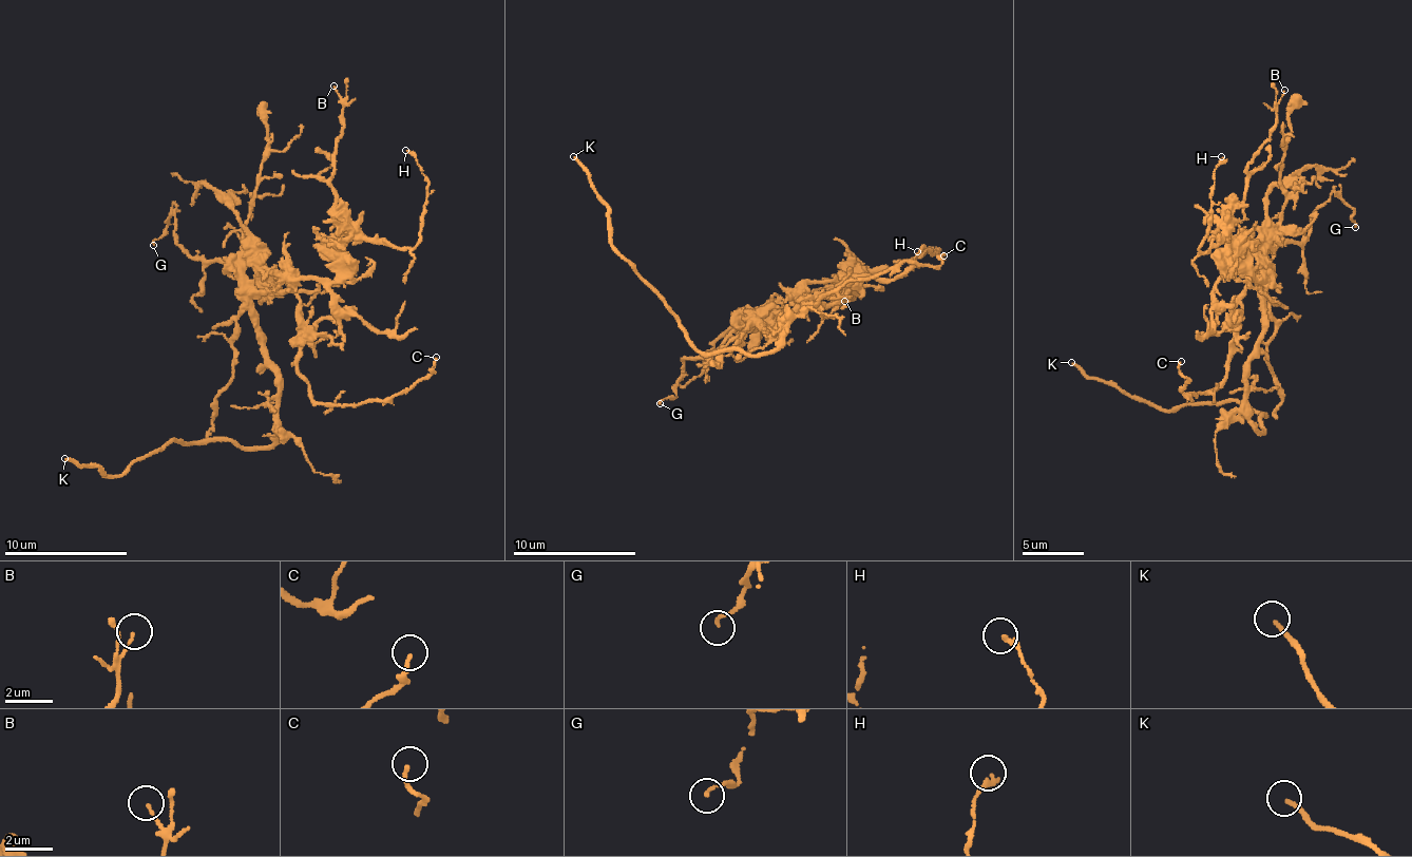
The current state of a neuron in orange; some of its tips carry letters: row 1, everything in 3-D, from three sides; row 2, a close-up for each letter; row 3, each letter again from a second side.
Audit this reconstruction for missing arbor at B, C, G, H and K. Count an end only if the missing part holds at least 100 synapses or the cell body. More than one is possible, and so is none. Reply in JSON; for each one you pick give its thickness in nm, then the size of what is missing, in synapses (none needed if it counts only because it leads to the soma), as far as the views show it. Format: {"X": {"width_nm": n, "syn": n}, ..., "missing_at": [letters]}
{"K": {"width_nm": 180}, "missing_at": ["K"]}

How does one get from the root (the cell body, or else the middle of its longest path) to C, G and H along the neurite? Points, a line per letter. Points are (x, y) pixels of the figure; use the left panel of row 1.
C: (231, 341), (247, 306), (292, 291), (298, 374), (317, 400), (341, 404), (407, 393), (436, 357)
G: (231, 341), (241, 309), (241, 277), (234, 269), (189, 255), (176, 242), (174, 213), (153, 245)
H: (231, 341), (237, 315), (262, 294), (301, 278), (331, 281), (350, 240), (418, 242), (427, 176), (405, 150)

